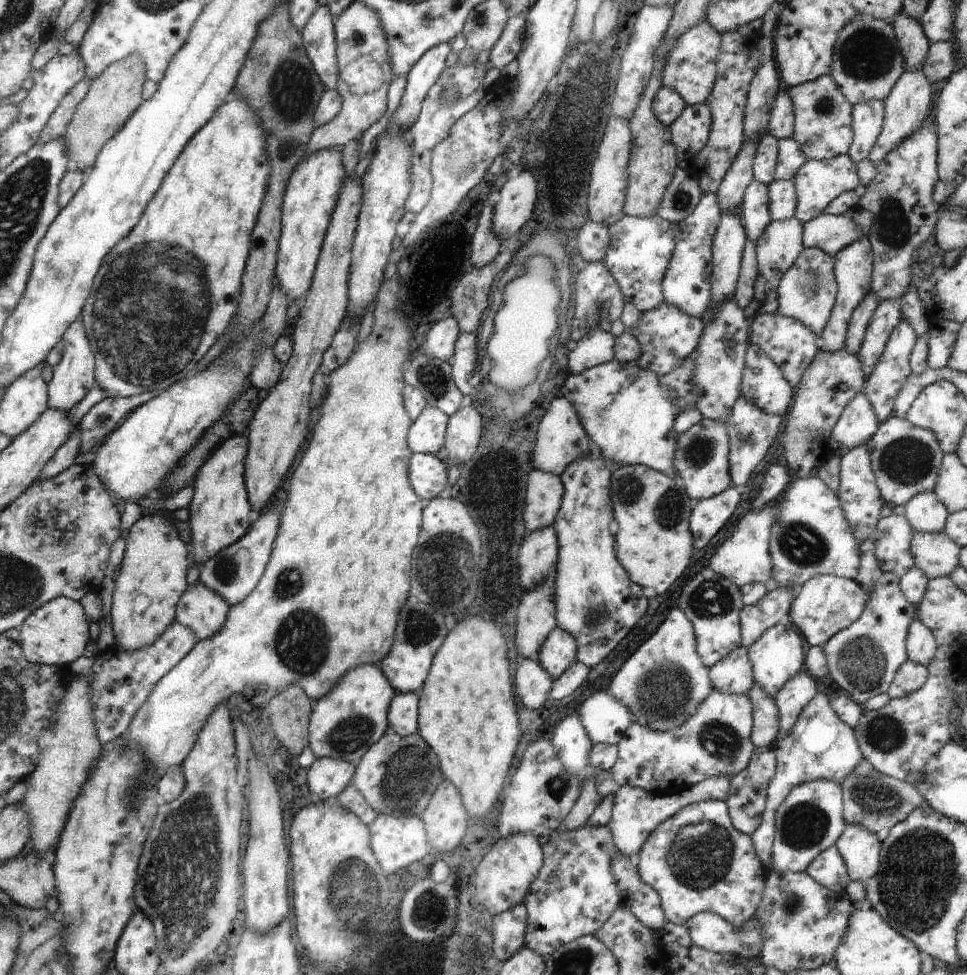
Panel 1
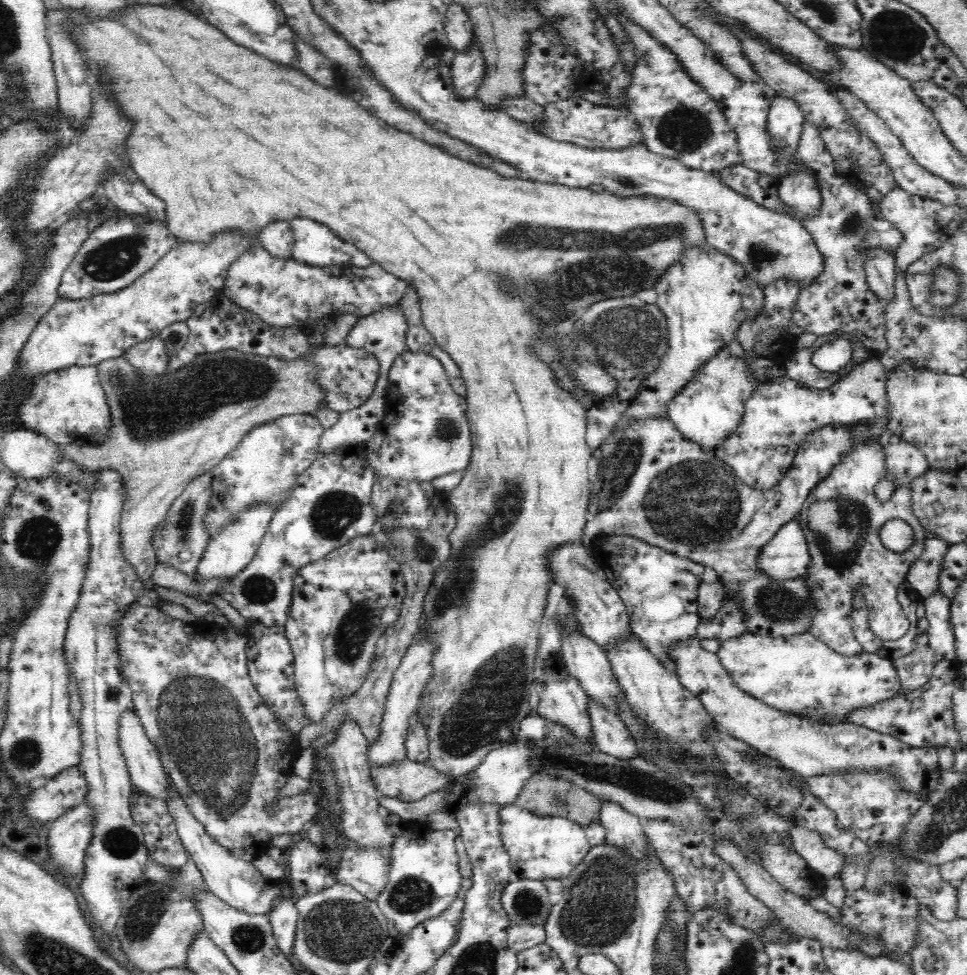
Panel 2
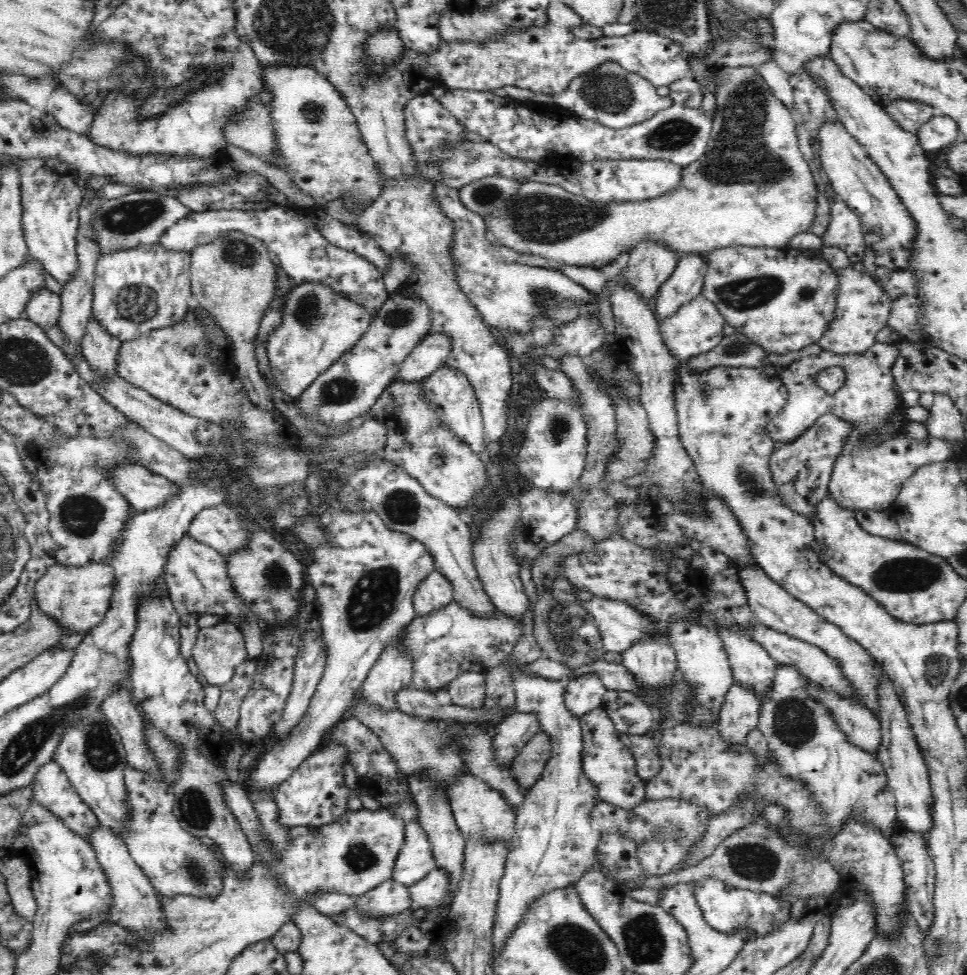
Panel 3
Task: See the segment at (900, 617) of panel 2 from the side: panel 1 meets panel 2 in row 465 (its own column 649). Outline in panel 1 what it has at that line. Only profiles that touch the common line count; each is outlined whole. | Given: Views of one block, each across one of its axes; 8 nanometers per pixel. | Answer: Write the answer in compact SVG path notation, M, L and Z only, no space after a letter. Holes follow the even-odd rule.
M706 800L677 810L673 816L655 826L635 855L634 863L639 878L659 897L661 912L670 923L683 925L693 914L713 912L737 930L754 916L761 902L765 882L763 866L753 852L750 838L733 828L725 801Z

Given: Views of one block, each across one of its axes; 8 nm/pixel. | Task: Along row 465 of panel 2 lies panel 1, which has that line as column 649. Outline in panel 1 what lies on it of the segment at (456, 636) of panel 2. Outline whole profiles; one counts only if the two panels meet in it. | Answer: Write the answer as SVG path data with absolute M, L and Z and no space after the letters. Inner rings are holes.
M643 465L617 467L609 480L610 508L618 528L613 537L615 558L631 582L663 594L689 566L693 550L687 528L690 498L678 480Z

